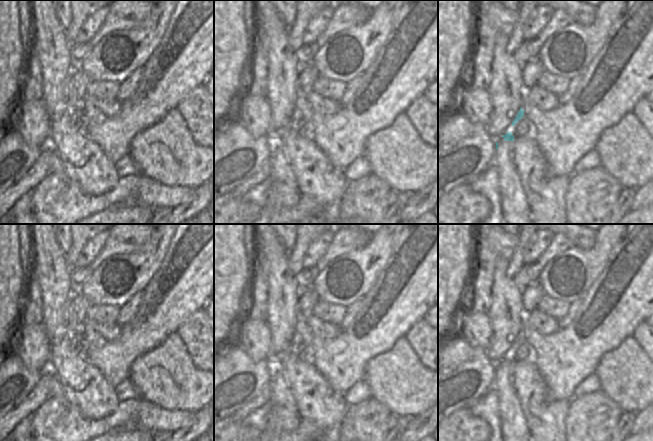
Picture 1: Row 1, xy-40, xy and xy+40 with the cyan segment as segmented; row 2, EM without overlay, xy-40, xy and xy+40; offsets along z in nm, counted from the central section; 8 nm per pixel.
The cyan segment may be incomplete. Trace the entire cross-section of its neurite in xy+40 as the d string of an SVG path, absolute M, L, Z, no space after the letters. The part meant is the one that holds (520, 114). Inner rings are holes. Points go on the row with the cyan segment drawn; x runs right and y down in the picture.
M520 108L516 118L512 122L511 130L503 135L505 141L514 141L515 137L524 137L528 132L528 122L530 120L524 115L524 110Z

